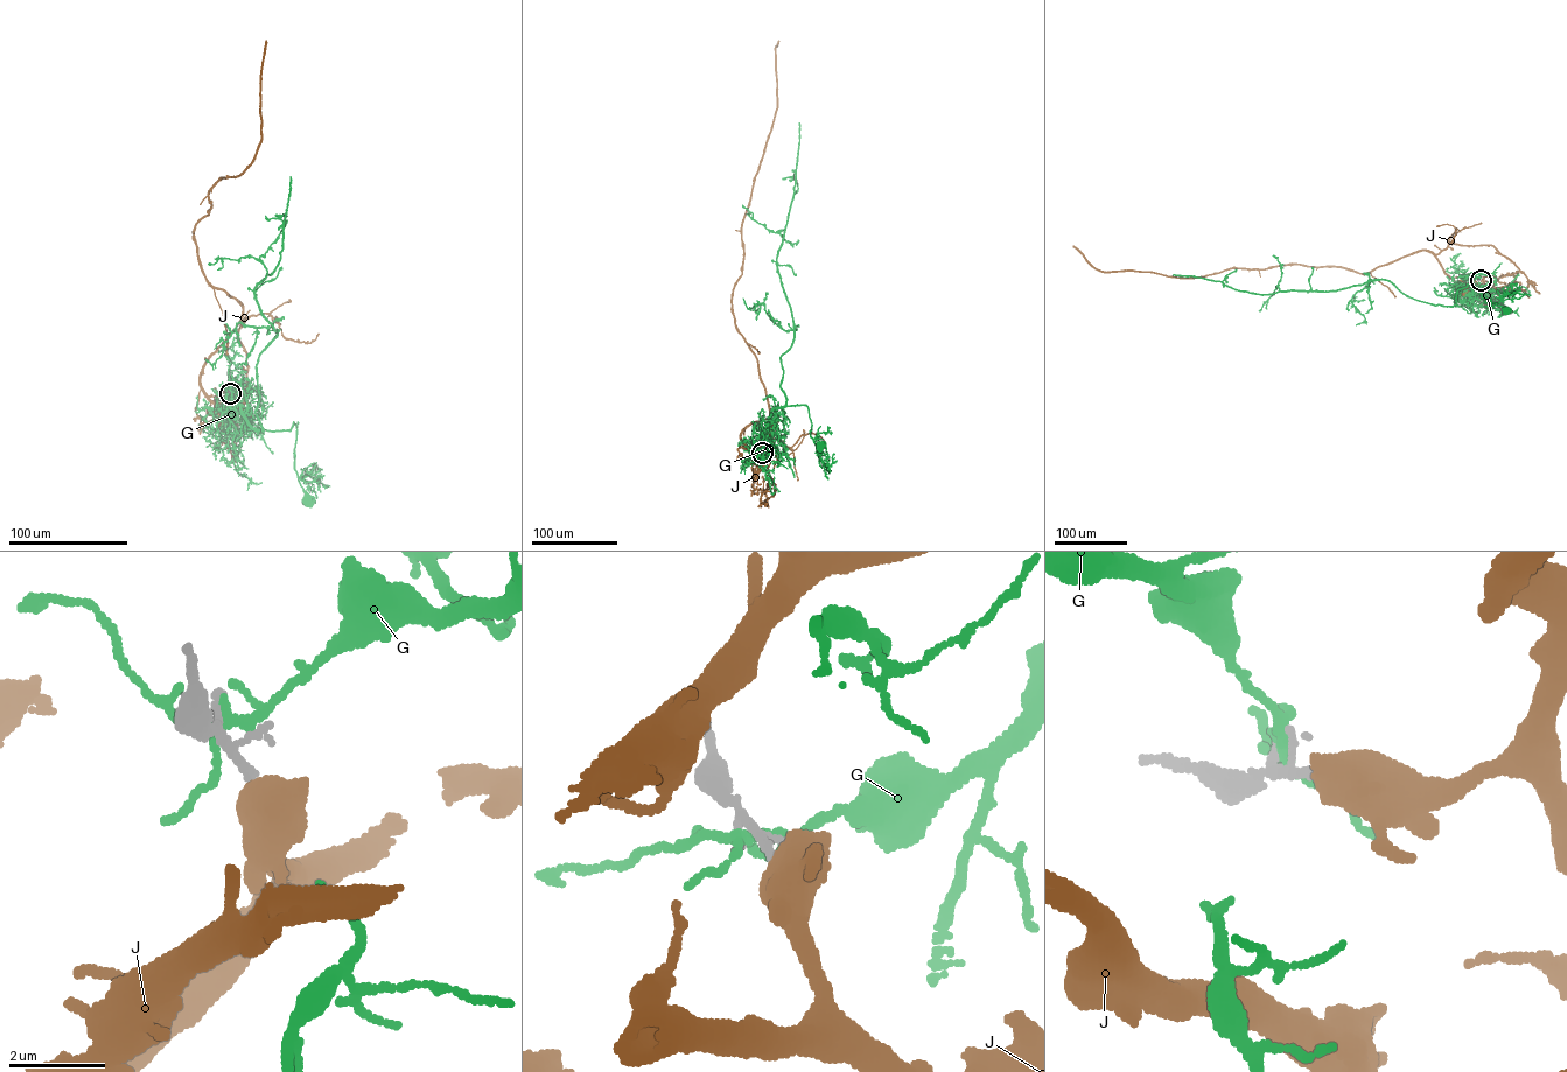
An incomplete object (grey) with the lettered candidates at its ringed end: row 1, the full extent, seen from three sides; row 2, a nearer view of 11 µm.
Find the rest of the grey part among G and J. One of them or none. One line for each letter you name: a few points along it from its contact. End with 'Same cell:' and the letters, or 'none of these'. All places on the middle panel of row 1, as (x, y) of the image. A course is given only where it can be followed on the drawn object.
Same cell: none of these

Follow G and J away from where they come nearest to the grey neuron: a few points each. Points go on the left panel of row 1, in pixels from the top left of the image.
G: (229, 392), (236, 384), (235, 394), (242, 413), (254, 428), (288, 431), (298, 422), (294, 469), (306, 499)
J: (230, 393), (216, 404), (200, 377), (242, 306), (208, 281), (194, 230), (212, 186), (254, 158), (266, 41)

